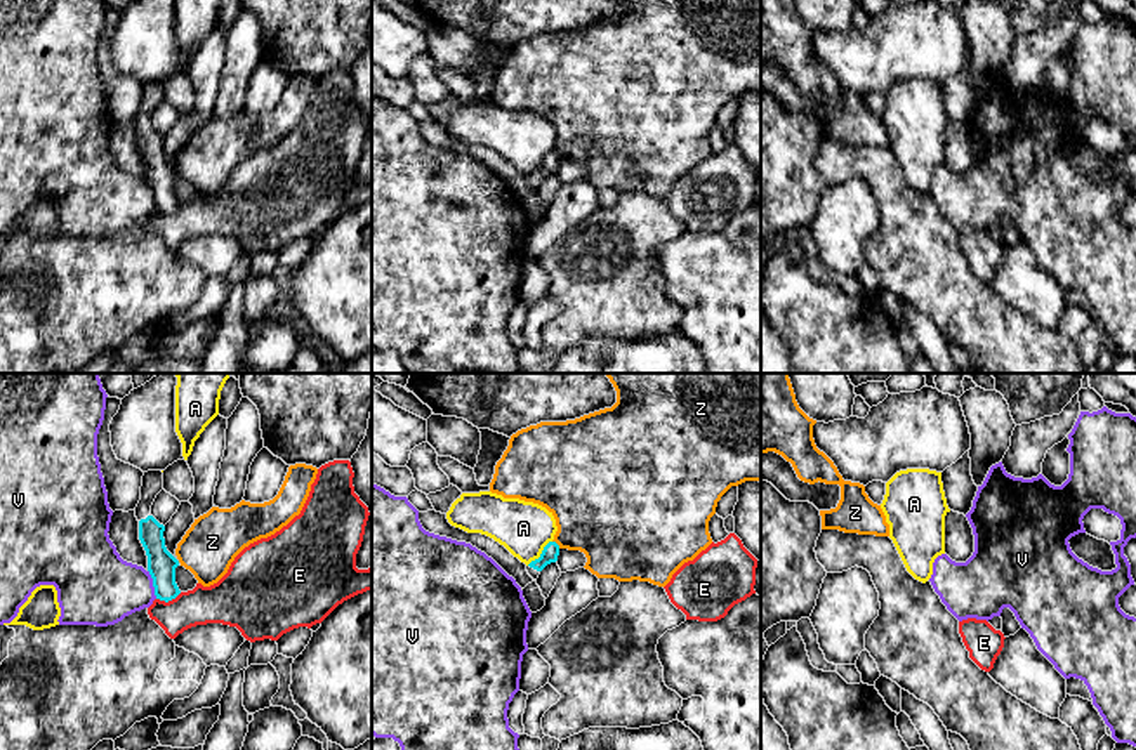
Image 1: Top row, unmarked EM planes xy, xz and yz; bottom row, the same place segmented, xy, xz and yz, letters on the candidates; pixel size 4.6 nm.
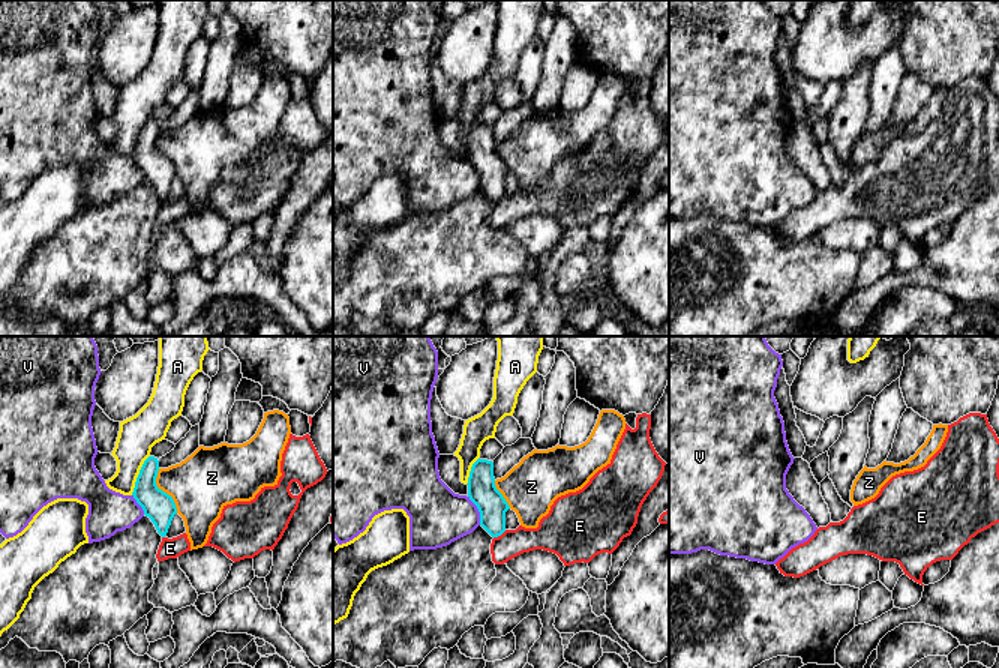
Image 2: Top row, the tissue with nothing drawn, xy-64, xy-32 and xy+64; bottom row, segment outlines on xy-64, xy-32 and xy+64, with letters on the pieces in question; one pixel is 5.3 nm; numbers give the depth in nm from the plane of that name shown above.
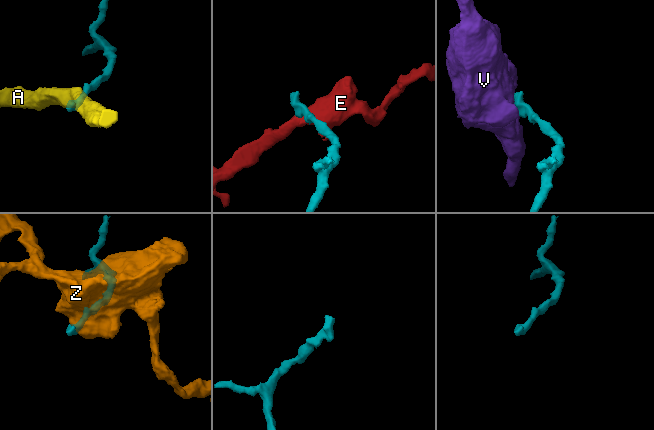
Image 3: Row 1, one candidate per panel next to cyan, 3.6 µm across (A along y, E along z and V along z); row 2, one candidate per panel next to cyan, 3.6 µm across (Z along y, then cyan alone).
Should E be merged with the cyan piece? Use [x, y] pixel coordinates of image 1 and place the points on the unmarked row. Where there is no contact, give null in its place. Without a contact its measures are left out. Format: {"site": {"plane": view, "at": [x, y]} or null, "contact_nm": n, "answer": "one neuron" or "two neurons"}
{"site": {"plane": "xy", "at": [169, 210]}, "contact_nm": 120, "answer": "two neurons"}

